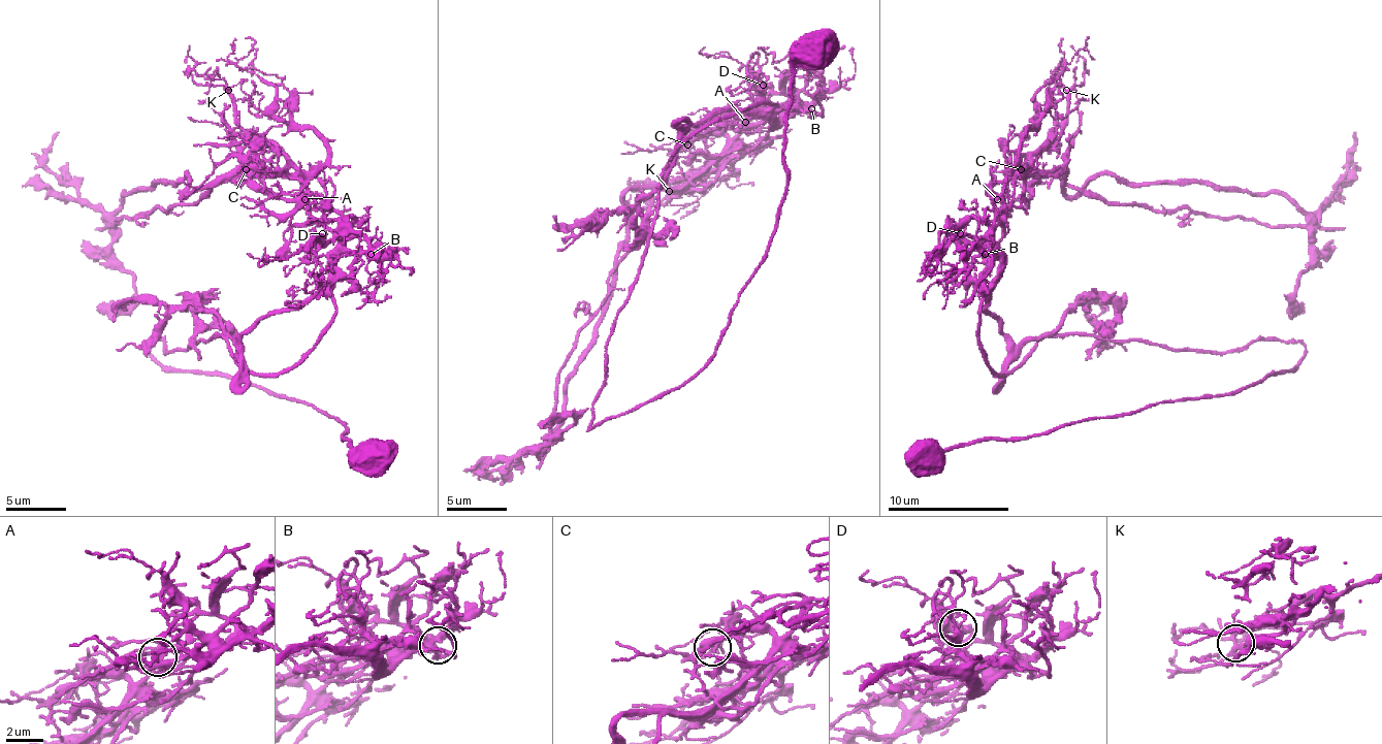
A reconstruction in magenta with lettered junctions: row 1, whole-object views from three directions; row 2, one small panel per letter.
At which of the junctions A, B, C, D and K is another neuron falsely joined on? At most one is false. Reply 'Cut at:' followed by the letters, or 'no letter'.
Cut at: A

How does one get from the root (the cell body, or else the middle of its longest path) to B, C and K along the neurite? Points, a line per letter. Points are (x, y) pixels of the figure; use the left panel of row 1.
B: (374, 454), (310, 402), (170, 369), (149, 351), (152, 340), (164, 351), (216, 333), (236, 343), (371, 254)
C: (374, 454), (310, 402), (149, 351), (236, 343), (328, 279), (336, 239), (307, 185), (246, 169)
K: (374, 454), (310, 402), (149, 351), (236, 343), (331, 272), (343, 221), (325, 188), (239, 124), (228, 90)

